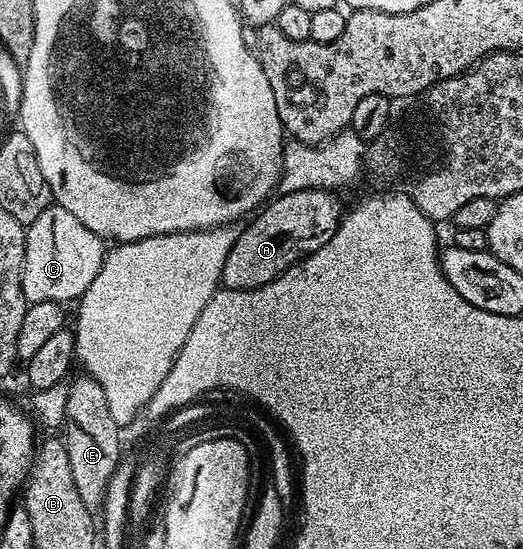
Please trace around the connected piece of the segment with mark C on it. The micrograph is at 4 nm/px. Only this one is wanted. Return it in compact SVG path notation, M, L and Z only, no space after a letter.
M56 204L42 211L26 229L22 293L28 305L49 301L65 304L67 300L73 302L82 298L107 257L103 237L93 234L89 226L84 226L69 210Z

